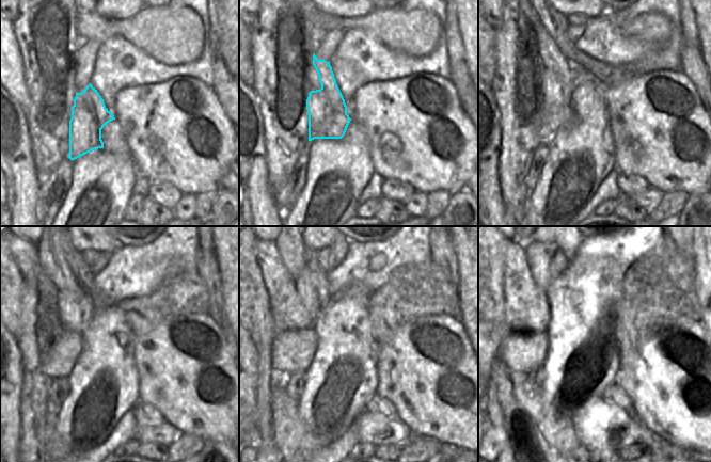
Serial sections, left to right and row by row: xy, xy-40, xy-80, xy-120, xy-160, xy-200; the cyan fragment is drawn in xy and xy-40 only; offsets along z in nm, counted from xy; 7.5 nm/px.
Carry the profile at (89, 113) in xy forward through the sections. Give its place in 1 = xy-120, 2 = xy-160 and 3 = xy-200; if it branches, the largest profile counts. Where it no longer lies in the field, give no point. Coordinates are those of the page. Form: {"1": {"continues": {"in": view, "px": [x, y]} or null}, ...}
{"1": {"continues": {"in": "xy-120", "px": [76, 306]}}, "2": {"continues": {"in": "xy-160", "px": [313, 297]}}, "3": {"continues": {"in": "xy-200", "px": [539, 254]}}}

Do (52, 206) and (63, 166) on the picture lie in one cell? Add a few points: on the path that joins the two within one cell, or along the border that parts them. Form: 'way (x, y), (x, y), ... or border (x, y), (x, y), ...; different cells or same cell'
way (52, 196), (62, 176); same cell

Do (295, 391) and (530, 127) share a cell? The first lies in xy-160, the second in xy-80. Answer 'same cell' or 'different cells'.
different cells

